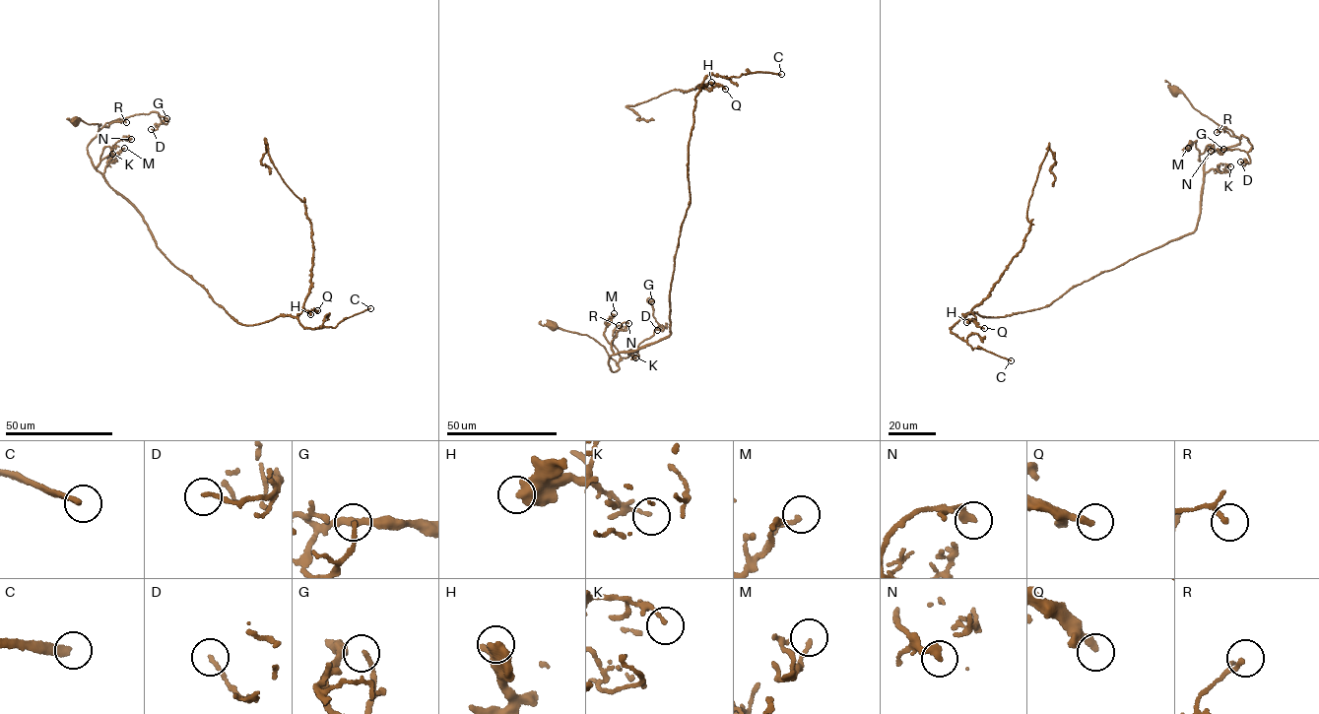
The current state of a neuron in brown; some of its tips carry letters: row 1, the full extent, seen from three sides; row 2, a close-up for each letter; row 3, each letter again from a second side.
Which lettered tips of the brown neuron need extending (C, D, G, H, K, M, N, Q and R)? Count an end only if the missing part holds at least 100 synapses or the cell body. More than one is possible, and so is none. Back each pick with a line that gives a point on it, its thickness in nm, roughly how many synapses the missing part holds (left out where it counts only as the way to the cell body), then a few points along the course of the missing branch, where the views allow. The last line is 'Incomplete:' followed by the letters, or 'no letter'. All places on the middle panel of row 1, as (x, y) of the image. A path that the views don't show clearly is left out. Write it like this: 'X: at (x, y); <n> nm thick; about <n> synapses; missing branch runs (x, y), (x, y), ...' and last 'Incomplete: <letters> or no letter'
C: at (781, 74); 240 nm thick; about 250 synapses; missing branch runs (781, 74), (833, 86), (840, 92), (825, 95), (820, 100), (814, 99), (807, 116)
Incomplete: C

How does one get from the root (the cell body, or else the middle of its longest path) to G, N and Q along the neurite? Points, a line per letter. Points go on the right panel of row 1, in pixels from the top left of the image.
G: (1175, 90), (1204, 114), (1236, 137), (1245, 137), (1253, 145), (1249, 151), (1222, 149), (1220, 154), (1223, 149)
N: (1175, 90), (1239, 138), (1239, 144), (1213, 152), (1203, 162), (1199, 155), (1207, 145), (1211, 151)
Q: (1175, 90), (1239, 138), (1205, 161), (1194, 231), (1072, 287), (1045, 307), (964, 316), (971, 312), (984, 328)

